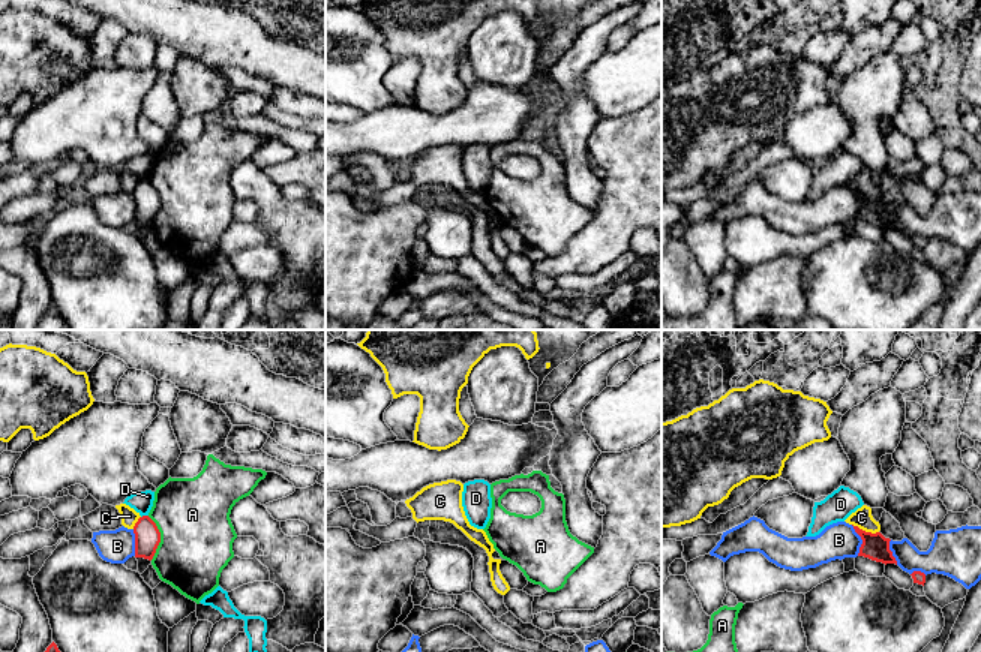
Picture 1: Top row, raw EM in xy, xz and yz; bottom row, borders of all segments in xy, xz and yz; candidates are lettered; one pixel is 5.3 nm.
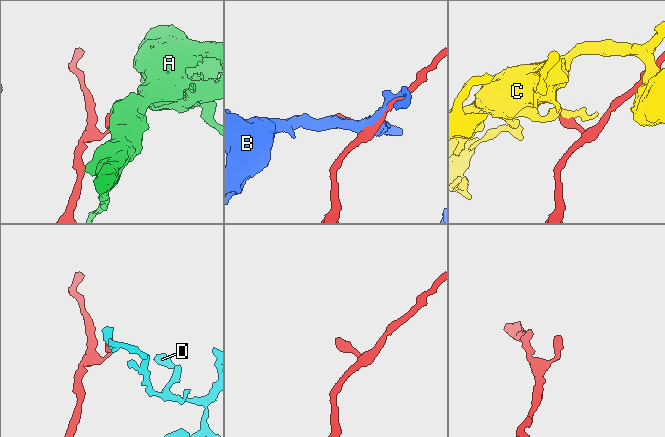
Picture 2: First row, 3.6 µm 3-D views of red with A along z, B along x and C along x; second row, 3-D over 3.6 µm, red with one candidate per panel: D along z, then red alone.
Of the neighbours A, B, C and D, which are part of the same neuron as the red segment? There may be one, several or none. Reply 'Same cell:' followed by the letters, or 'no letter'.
Same cell: no letter

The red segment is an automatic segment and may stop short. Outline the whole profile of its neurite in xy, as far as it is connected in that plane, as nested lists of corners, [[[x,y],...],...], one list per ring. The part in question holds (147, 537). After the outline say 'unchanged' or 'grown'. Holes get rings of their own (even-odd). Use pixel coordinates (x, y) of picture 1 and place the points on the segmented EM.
[[[142,516],[135,523],[134,534],[135,558],[144,558],[152,561],[160,543],[160,532],[156,523],[148,516]]]; unchanged

